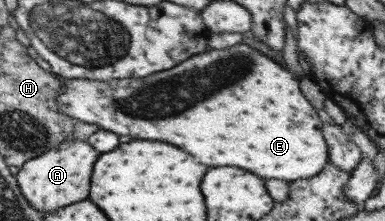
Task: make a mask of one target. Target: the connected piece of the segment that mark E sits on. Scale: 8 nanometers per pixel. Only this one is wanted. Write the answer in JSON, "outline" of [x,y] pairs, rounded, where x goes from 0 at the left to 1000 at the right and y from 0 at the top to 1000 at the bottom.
{"outline":[[[631,190],[595,217],[517,240],[439,321],[351,367],[226,367],[210,353],[164,367],[174,385],[158,385],[169,403],[153,407],[145,439],[164,511],[304,611],[361,629],[366,602],[366,629],[465,656],[465,674],[491,683],[543,756],[595,747],[642,765],[683,810],[771,819],[821,796],[857,729],[849,647],[834,602],[834,548],[782,421],[777,367],[714,271],[704,276],[704,262]]]}

